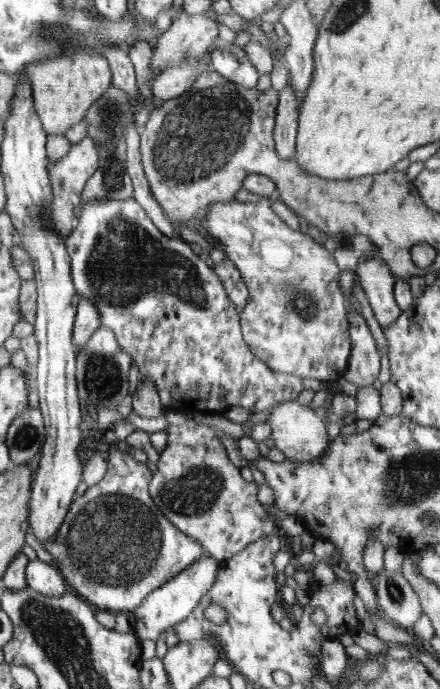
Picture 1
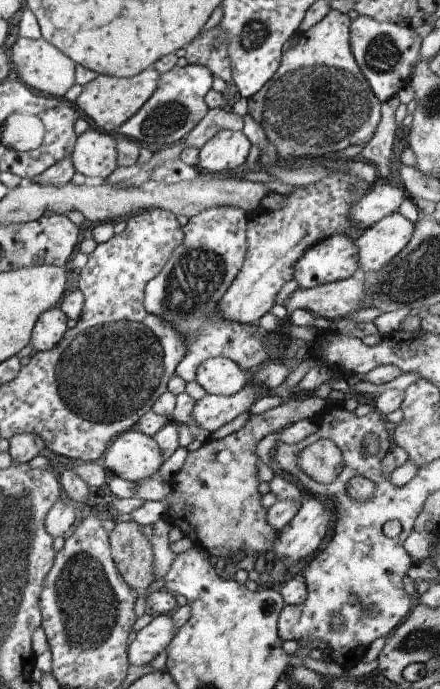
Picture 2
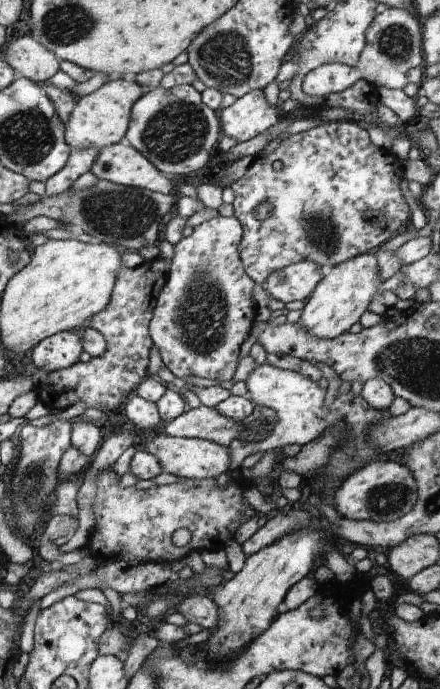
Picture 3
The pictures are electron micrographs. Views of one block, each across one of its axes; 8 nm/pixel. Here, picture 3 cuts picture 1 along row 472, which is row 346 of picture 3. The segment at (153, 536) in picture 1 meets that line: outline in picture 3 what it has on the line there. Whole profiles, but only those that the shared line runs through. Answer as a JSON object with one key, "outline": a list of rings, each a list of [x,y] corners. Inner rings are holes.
{"outline":[[[160,255],[150,261],[144,261],[134,268],[120,267],[116,271],[116,282],[111,292],[110,302],[90,320],[90,326],[101,332],[106,339],[104,352],[100,356],[91,357],[87,362],[79,360],[68,368],[50,371],[47,381],[49,384],[40,383],[34,388],[35,392],[42,397],[42,404],[50,406],[52,411],[65,411],[66,414],[71,415],[86,408],[97,408],[97,406],[103,414],[106,410],[108,412],[121,410],[121,406],[129,394],[136,392],[139,384],[150,376],[148,362],[150,362],[150,350],[153,342],[149,335],[148,323],[152,318],[158,293],[162,290],[163,284],[166,284],[170,267],[171,264]]]}

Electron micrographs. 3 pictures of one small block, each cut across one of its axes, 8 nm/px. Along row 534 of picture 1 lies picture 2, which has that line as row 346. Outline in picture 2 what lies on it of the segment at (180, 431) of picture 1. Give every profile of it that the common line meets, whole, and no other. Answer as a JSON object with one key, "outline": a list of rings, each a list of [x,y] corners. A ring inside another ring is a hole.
{"outline":[[[236,206],[208,208],[190,217],[182,230],[182,244],[172,252],[160,273],[146,284],[146,312],[155,314],[166,324],[172,324],[186,342],[186,354],[175,369],[175,375],[186,383],[196,380],[198,366],[210,358],[230,358],[240,364],[245,372],[253,372],[271,358],[266,346],[271,332],[258,324],[254,332],[250,332],[250,326],[254,326],[254,323],[240,324],[218,314],[222,296],[225,296],[244,263],[246,228],[246,212]]]}

